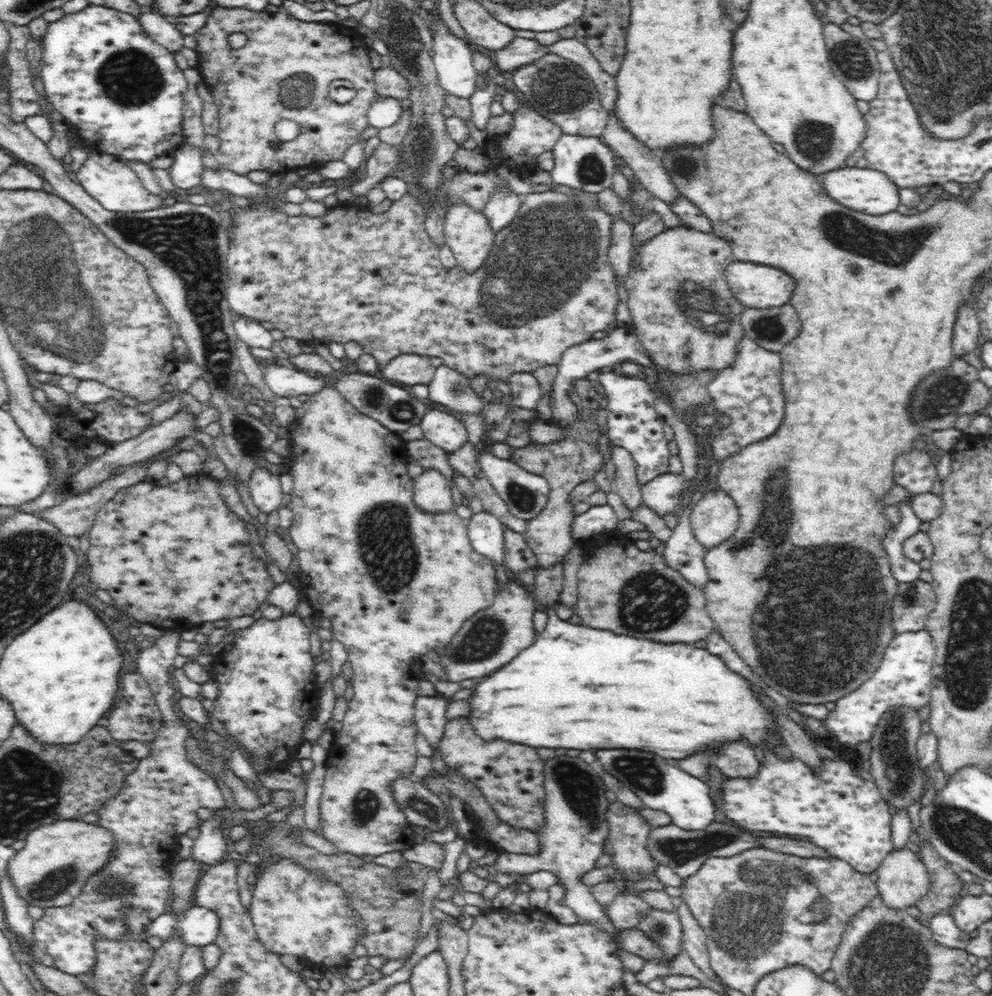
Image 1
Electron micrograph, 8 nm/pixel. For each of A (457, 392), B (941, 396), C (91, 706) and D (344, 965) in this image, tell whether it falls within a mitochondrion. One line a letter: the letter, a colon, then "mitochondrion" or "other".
A: mitochondrion
B: mitochondrion
C: other
D: other

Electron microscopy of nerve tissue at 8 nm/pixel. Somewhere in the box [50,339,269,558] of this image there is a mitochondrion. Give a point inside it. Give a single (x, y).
(247, 436)

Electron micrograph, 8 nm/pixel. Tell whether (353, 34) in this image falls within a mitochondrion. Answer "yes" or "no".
no

